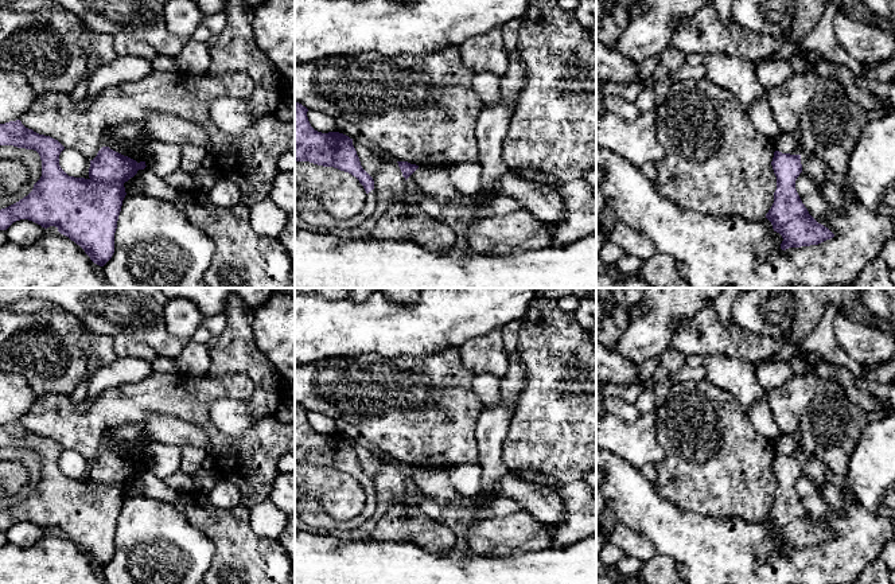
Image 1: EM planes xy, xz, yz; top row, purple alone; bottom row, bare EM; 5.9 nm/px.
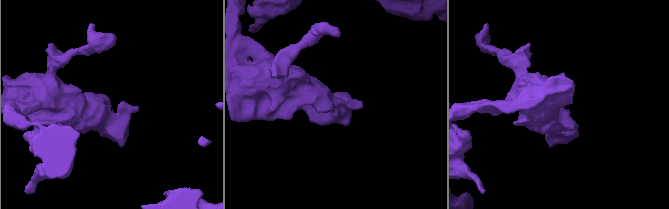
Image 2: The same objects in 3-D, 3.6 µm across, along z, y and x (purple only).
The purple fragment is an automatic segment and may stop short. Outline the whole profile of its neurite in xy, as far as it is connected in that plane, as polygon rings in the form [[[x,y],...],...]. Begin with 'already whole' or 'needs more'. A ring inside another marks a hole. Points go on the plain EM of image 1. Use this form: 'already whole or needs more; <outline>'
already whole; [[[20,421],[0,425],[0,447],[34,451],[42,462],[42,478],[32,492],[19,503],[0,511],[0,532],[7,532],[20,521],[32,522],[44,530],[55,527],[61,536],[79,546],[94,565],[104,568],[114,554],[114,534],[127,497],[124,484],[139,471],[144,471],[145,463],[137,464],[109,448],[102,448],[90,462],[87,480],[69,478],[59,467],[59,456],[65,448],[50,437],[26,429]]]

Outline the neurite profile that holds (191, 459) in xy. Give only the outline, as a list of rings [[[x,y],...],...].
[[[182,447],[180,471],[192,476],[202,467],[206,456],[207,453],[205,449]]]

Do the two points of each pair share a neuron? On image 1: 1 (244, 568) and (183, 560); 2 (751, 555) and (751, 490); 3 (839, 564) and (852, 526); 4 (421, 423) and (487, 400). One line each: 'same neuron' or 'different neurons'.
1: different neurons
2: different neurons
3: same neuron
4: different neurons

